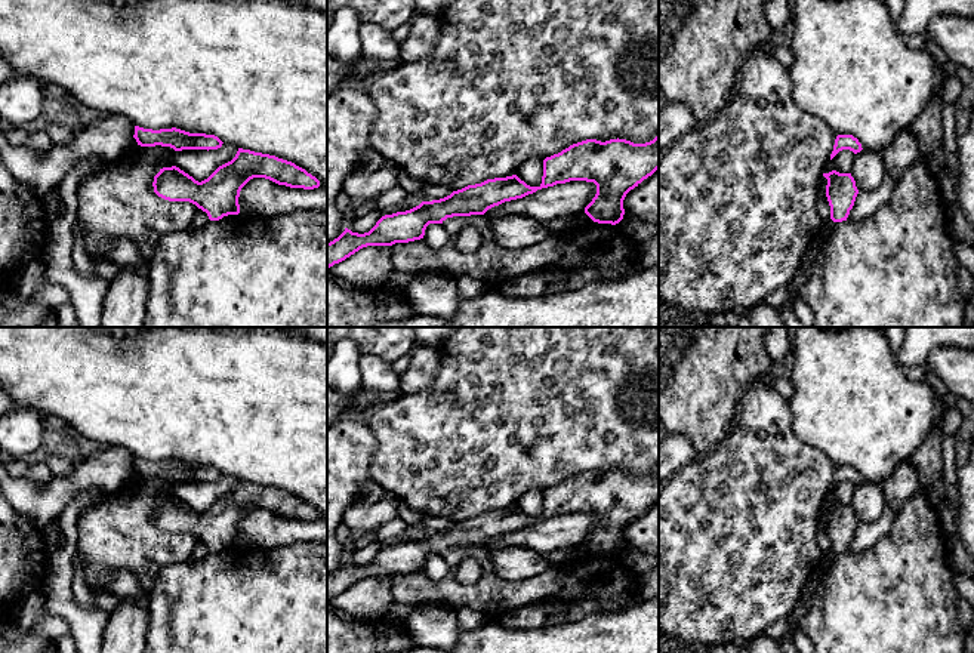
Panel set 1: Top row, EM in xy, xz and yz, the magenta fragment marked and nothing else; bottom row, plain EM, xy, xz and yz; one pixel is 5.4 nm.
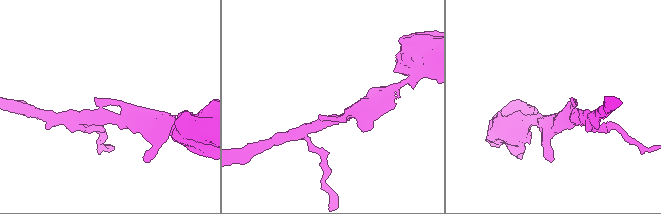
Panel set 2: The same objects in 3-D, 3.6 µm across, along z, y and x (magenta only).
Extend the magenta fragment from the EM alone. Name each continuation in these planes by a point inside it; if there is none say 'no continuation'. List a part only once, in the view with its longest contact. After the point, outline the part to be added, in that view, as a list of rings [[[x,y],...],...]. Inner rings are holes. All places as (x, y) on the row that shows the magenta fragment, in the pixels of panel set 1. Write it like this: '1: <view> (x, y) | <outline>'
no continuation

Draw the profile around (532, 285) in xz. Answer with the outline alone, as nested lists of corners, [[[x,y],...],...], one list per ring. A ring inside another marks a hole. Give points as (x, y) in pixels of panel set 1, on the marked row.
[[[531,272],[512,278],[502,292],[509,298],[534,298],[543,295],[548,281],[542,272]]]

